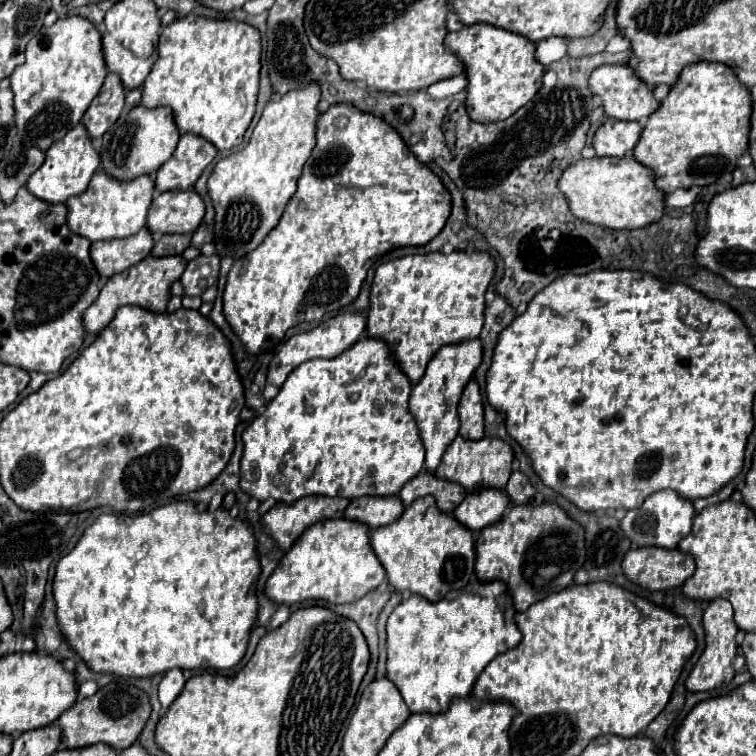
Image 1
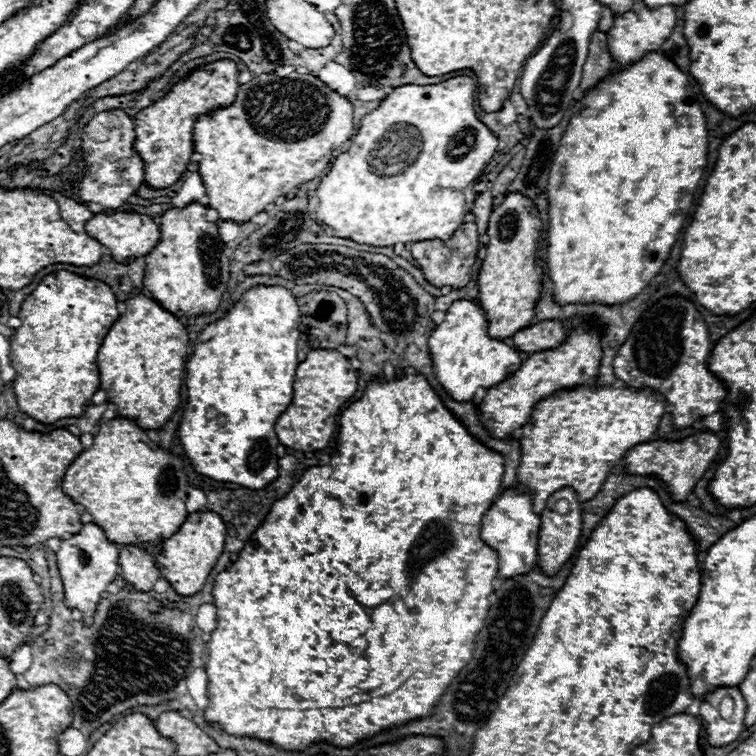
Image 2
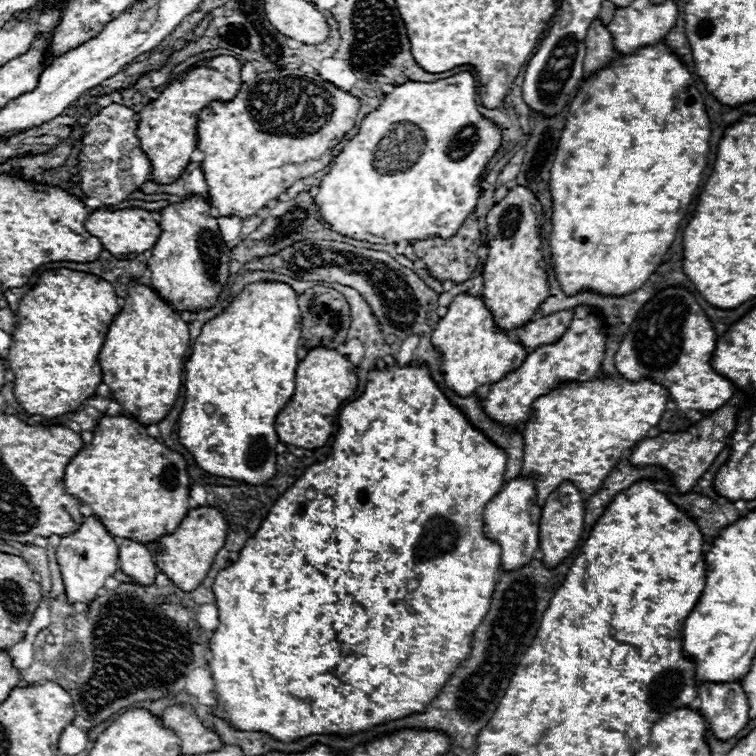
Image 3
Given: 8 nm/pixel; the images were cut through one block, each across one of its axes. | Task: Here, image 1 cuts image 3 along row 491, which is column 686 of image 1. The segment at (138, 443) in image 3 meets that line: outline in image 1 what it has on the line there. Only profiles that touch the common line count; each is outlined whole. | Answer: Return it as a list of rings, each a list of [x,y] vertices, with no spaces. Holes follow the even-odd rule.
[[[696,62],[686,66],[676,84],[670,88],[668,96],[660,102],[658,110],[648,116],[646,126],[642,128],[640,140],[632,150],[632,156],[654,172],[654,184],[660,192],[670,194],[678,188],[706,186],[712,184],[722,174],[732,172],[736,168],[736,158],[746,154],[748,150],[748,130],[750,130],[750,114],[752,114],[752,98],[750,90],[738,82],[732,68],[718,62]]]

